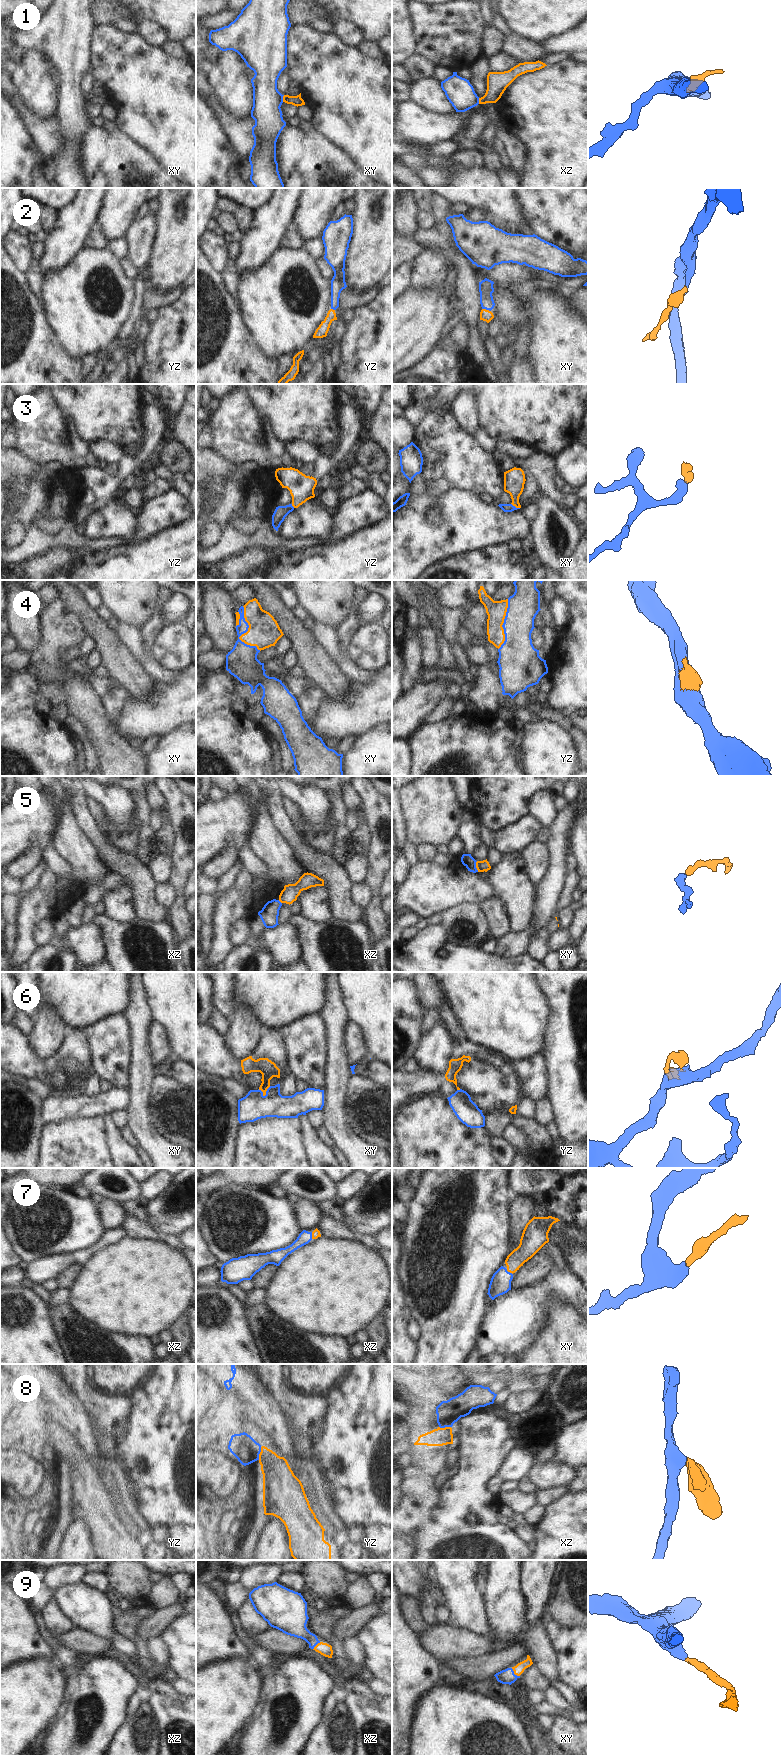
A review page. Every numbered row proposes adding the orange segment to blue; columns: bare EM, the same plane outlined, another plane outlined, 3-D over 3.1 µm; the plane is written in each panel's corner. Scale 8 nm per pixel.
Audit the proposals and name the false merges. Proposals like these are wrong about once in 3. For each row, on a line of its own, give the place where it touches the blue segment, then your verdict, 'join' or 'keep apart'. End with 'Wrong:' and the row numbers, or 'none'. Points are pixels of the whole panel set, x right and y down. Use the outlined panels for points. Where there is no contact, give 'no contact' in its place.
1: contact xy (282, 98); keep apart
2: contact xy (486, 309); join
3: contact xy (514, 506); join
4: contact xy (244, 632); join
5: contact xy (475, 866); keep apart
6: contact xy (266, 1094); keep apart
7: contact xy (509, 1272); join
8: contact yz (259, 1453); keep apart
9: contact xy (513, 1673); join
Wrong: 1, 5, 6, 8

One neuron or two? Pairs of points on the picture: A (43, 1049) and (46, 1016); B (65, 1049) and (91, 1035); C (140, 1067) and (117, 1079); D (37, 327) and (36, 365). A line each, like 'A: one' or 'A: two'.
A: one
B: two
C: two
D: one

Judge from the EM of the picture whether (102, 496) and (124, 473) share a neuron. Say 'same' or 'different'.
same

